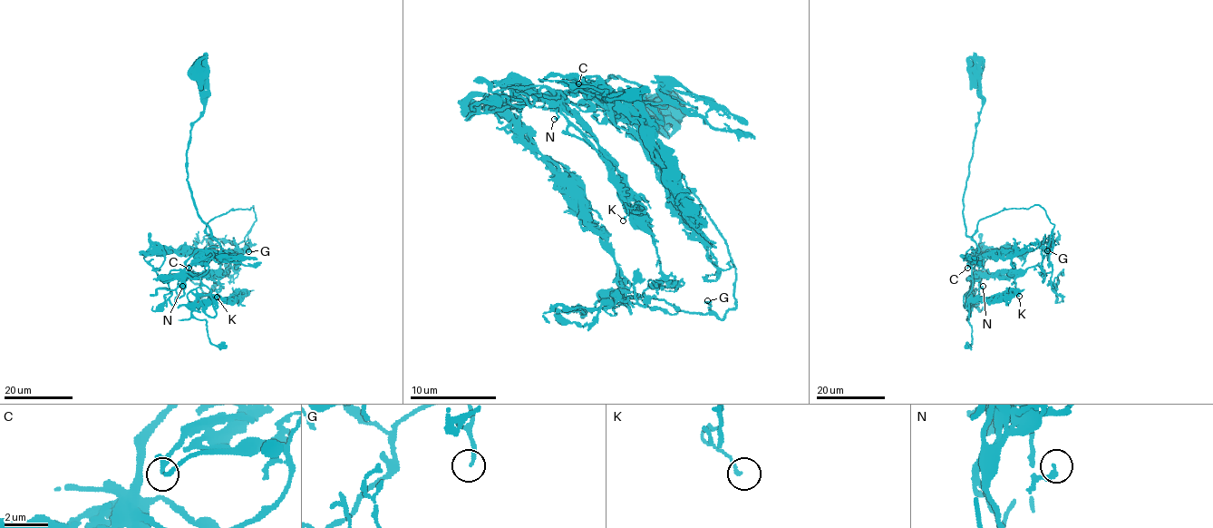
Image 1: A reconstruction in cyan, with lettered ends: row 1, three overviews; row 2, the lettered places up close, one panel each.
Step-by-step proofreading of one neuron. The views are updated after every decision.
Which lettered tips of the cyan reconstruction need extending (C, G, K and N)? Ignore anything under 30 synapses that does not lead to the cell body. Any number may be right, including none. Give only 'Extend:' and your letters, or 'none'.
Extend: G

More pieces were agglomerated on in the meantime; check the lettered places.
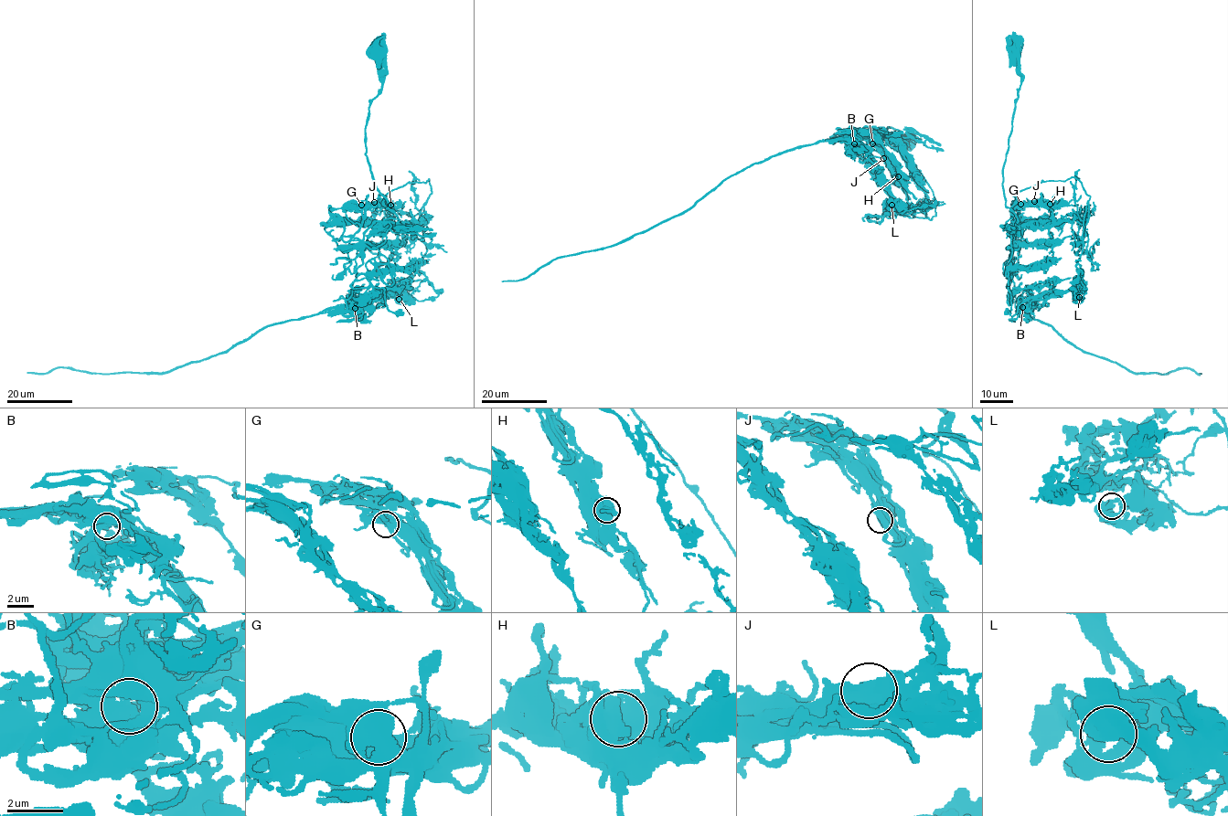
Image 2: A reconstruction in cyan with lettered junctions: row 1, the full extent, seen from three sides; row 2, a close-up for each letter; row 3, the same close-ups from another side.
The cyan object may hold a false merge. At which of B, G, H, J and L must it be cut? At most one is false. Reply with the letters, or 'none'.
B

